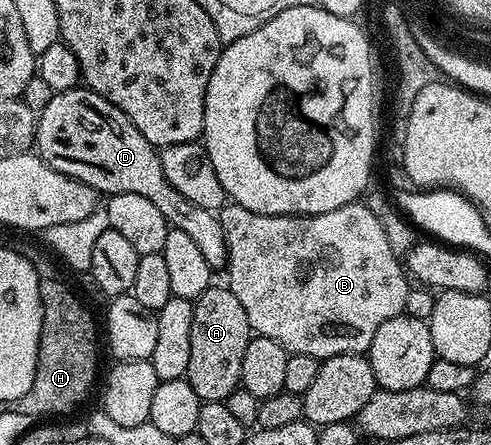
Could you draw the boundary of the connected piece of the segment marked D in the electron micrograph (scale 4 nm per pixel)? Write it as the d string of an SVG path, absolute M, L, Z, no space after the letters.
M83 86L54 92L50 102L38 112L34 148L51 168L78 178L78 182L86 182L86 186L94 186L98 193L139 194L154 202L156 209L166 217L169 228L182 230L182 234L194 241L206 266L213 270L227 269L228 247L219 215L194 206L194 202L182 198L182 194L166 182L159 151L138 134L134 122L130 122L118 106L106 102L97 92Z

